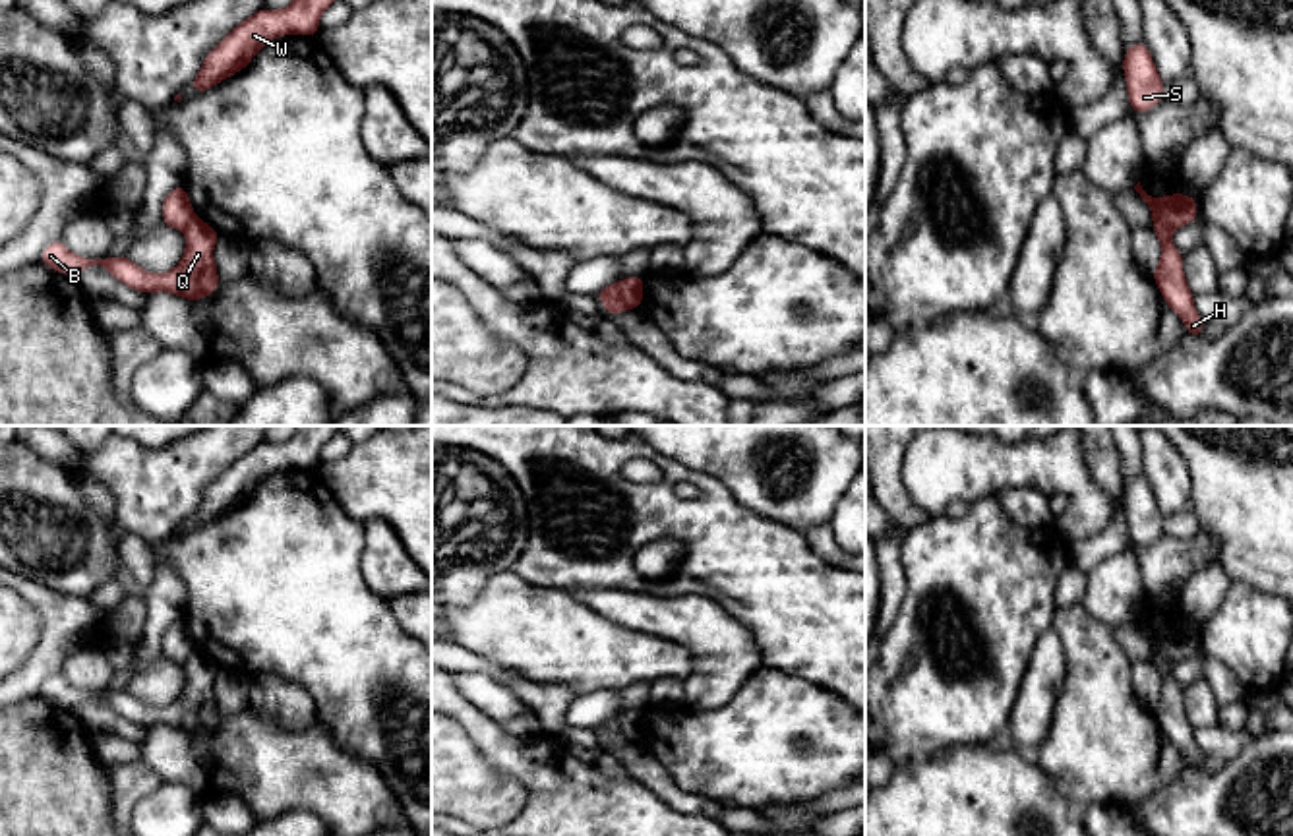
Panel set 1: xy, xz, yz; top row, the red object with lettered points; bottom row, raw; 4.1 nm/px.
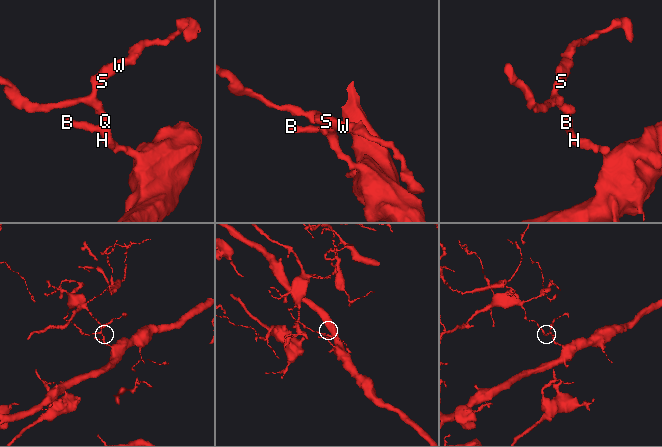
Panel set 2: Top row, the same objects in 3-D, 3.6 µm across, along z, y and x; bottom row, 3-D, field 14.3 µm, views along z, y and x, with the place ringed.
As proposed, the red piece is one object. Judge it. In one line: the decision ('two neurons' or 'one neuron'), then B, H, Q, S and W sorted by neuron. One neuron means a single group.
two neurons; B H Q / S W

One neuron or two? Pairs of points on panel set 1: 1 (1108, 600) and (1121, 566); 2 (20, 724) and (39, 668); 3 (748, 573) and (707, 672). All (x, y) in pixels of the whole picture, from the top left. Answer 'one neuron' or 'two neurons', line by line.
1: one neuron
2: two neurons
3: two neurons

